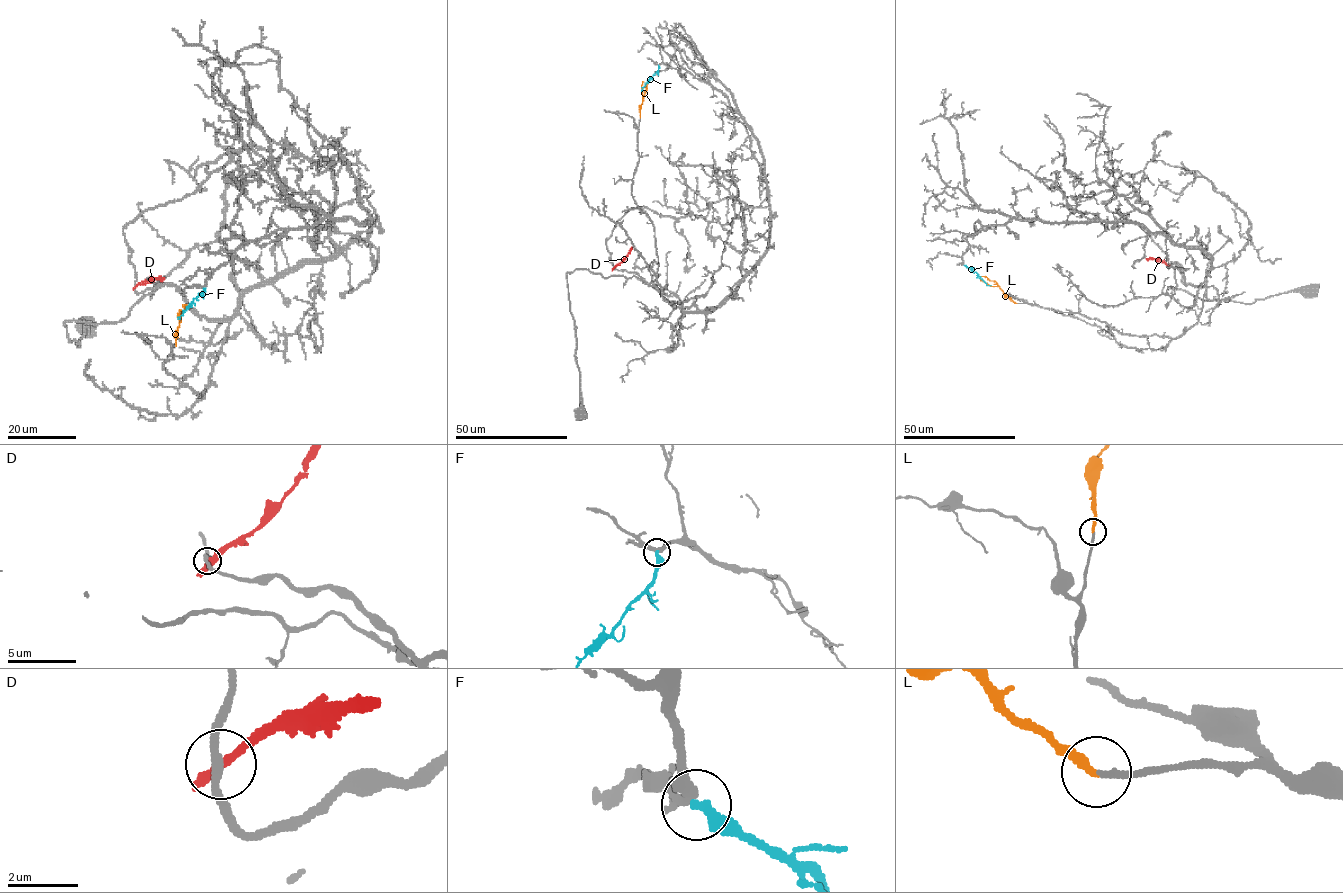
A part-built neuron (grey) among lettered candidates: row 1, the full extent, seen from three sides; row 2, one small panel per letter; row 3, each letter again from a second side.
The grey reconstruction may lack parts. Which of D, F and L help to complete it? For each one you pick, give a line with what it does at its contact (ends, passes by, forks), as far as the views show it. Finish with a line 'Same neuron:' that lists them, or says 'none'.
L: it ends
Same neuron: L

